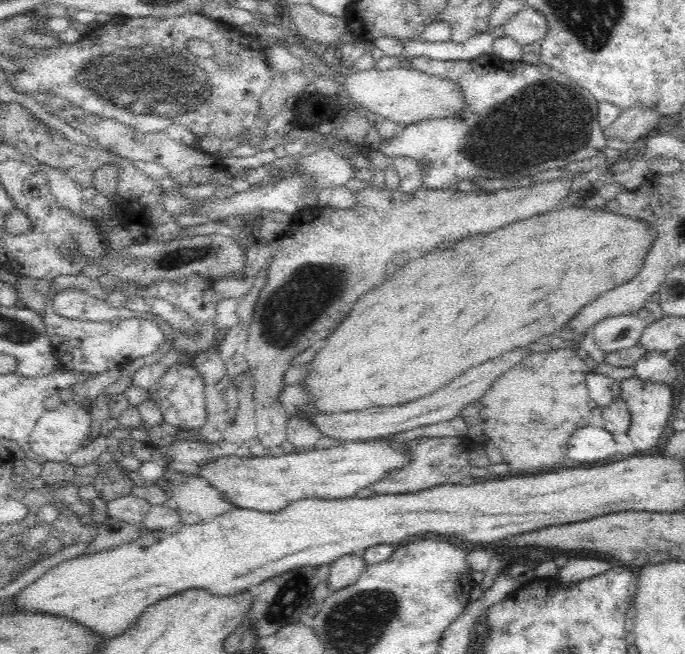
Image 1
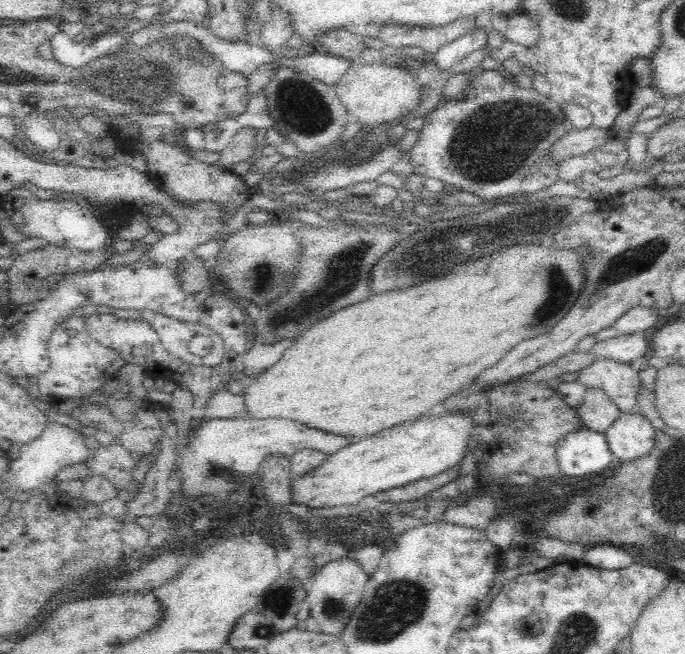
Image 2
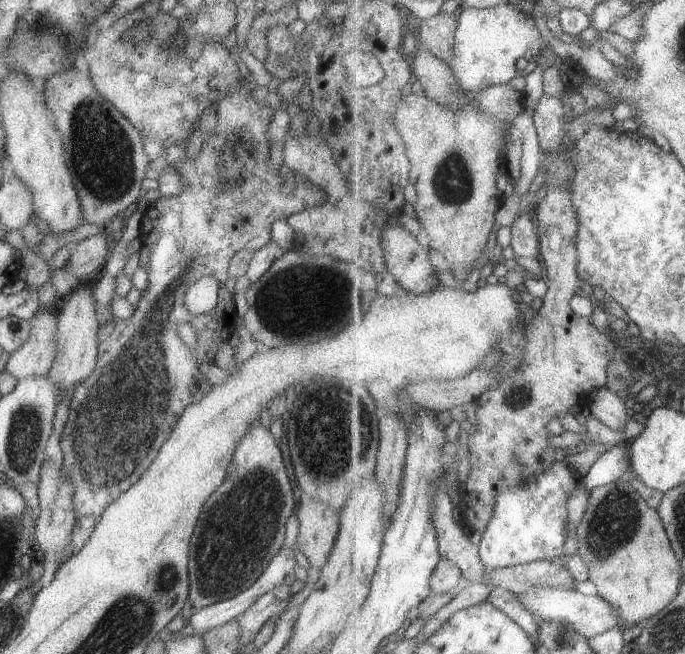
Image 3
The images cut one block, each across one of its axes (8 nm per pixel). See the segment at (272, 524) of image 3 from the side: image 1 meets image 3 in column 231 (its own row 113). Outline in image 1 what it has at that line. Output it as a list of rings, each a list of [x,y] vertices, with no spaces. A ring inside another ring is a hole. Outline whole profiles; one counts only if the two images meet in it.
[[[482,55],[472,60],[432,60],[427,56],[412,57],[410,62],[406,66],[408,69],[418,70],[429,75],[438,75],[442,78],[448,78],[448,80],[454,81],[458,86],[462,87],[462,95],[465,98],[465,110],[460,117],[457,118],[436,118],[432,120],[420,120],[415,124],[403,126],[399,129],[396,136],[389,138],[388,140],[382,140],[379,144],[380,152],[386,154],[386,156],[408,156],[414,158],[418,164],[424,165],[422,170],[422,184],[424,187],[430,190],[436,189],[448,189],[452,188],[456,183],[463,180],[472,180],[476,177],[488,177],[488,178],[503,178],[503,179],[521,179],[536,174],[540,171],[547,171],[550,169],[564,169],[569,162],[578,162],[578,160],[586,160],[586,158],[594,158],[598,154],[604,154],[604,148],[608,146],[608,140],[604,137],[604,131],[600,128],[598,123],[599,103],[596,98],[592,96],[590,91],[582,89],[582,86],[576,84],[576,81],[559,73],[558,70],[546,65],[542,62],[538,62],[536,65],[527,64],[524,61],[505,61],[499,56]]]

